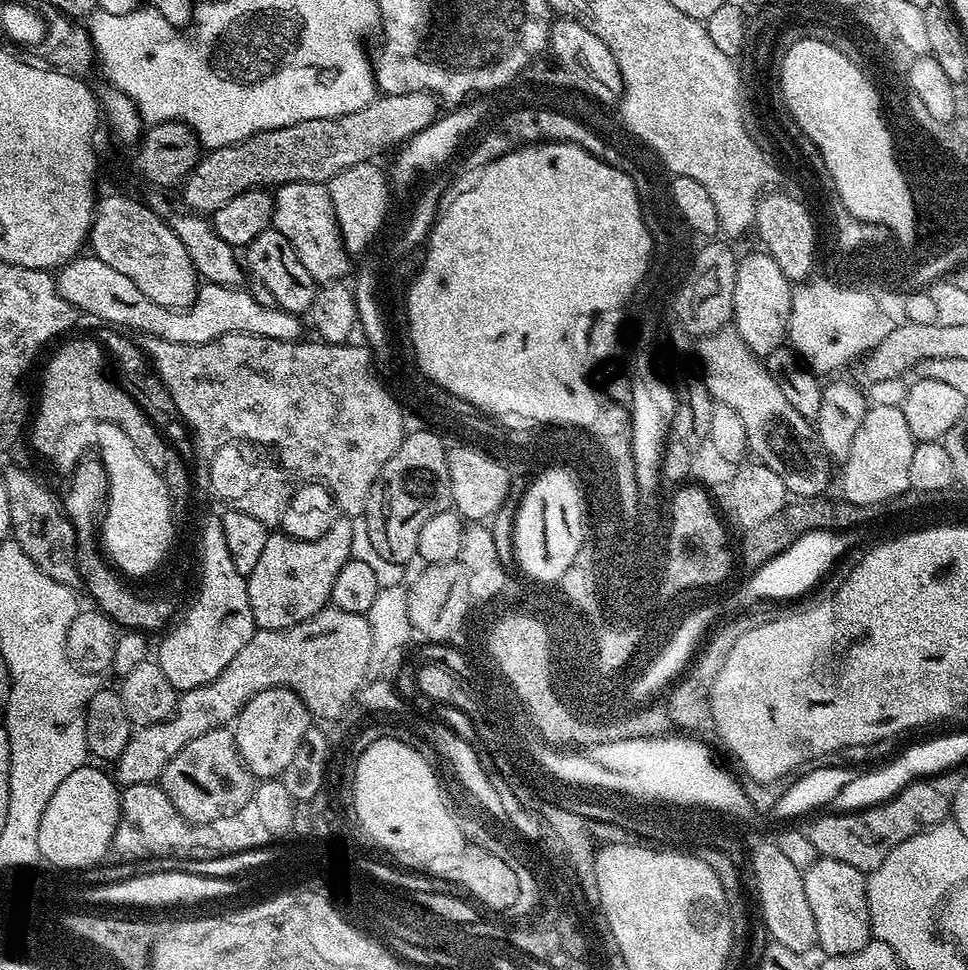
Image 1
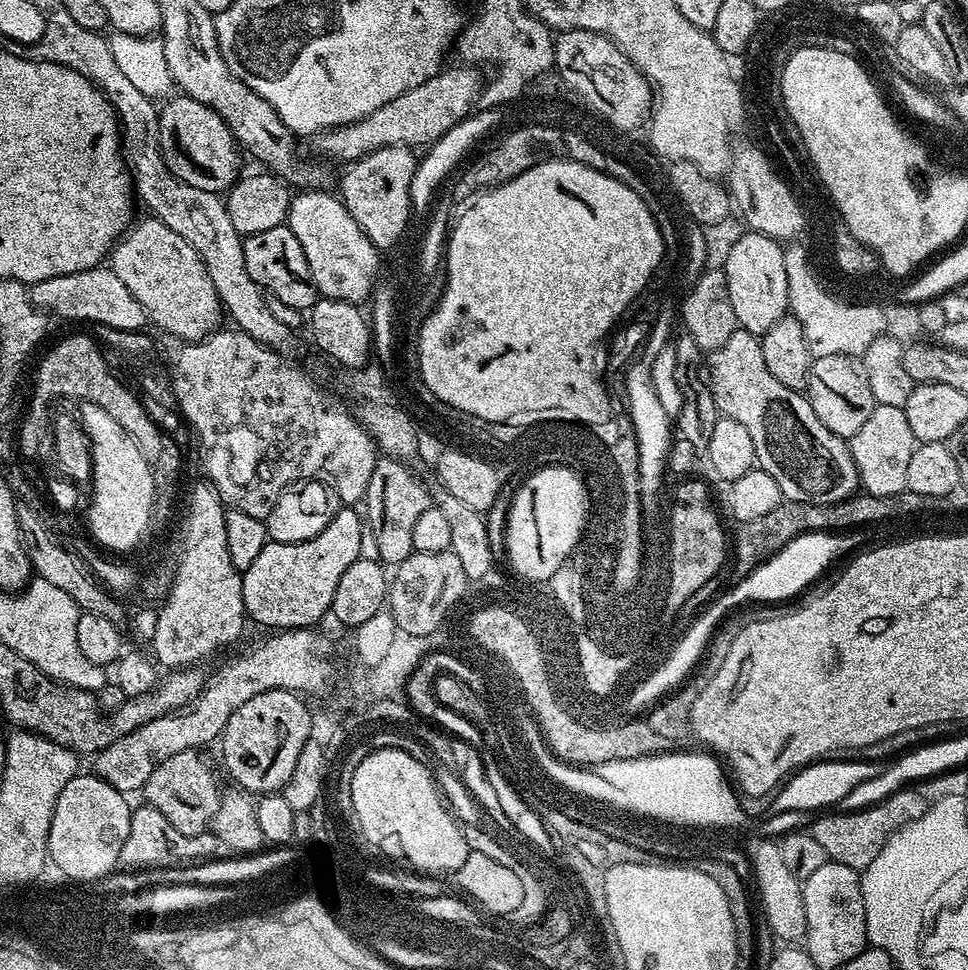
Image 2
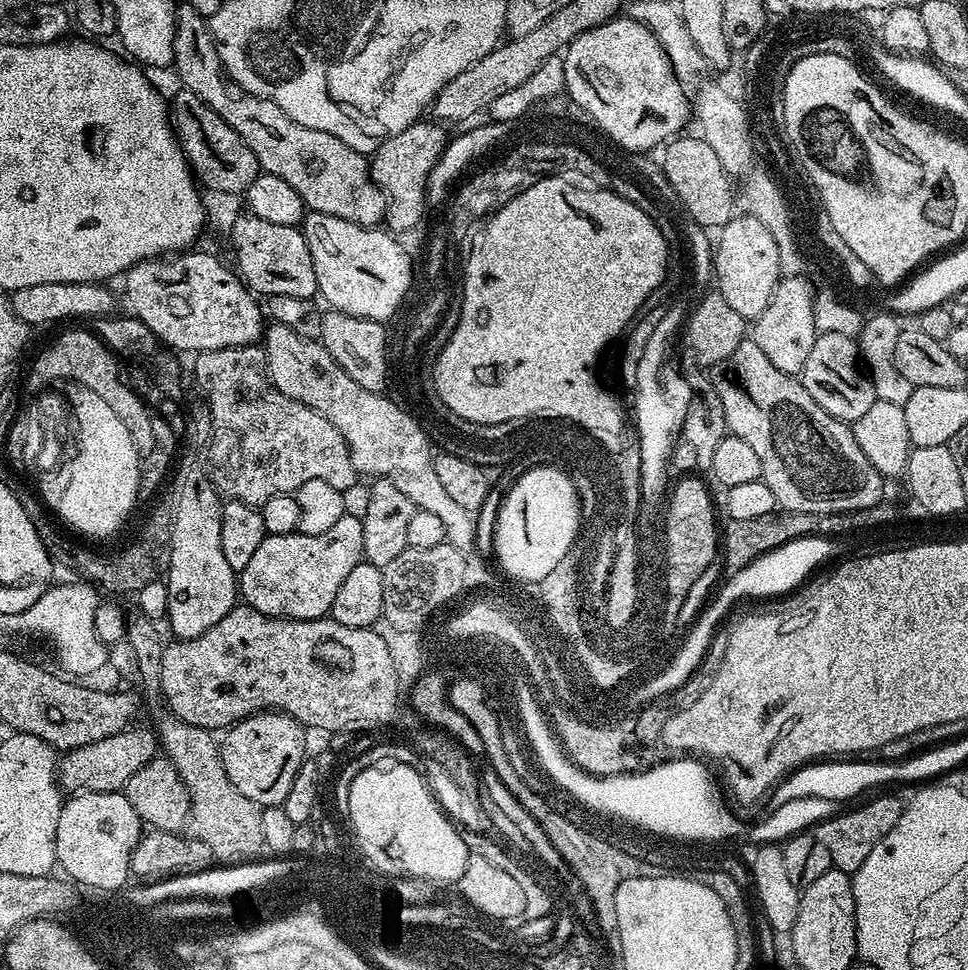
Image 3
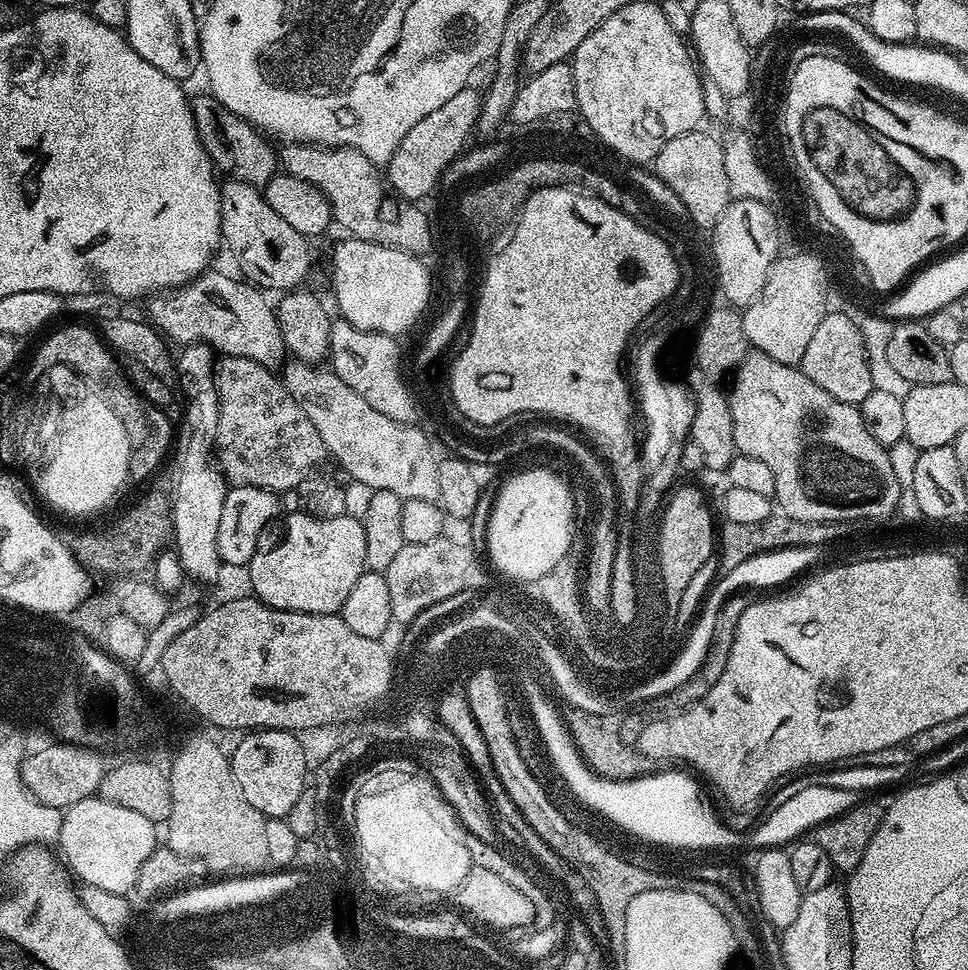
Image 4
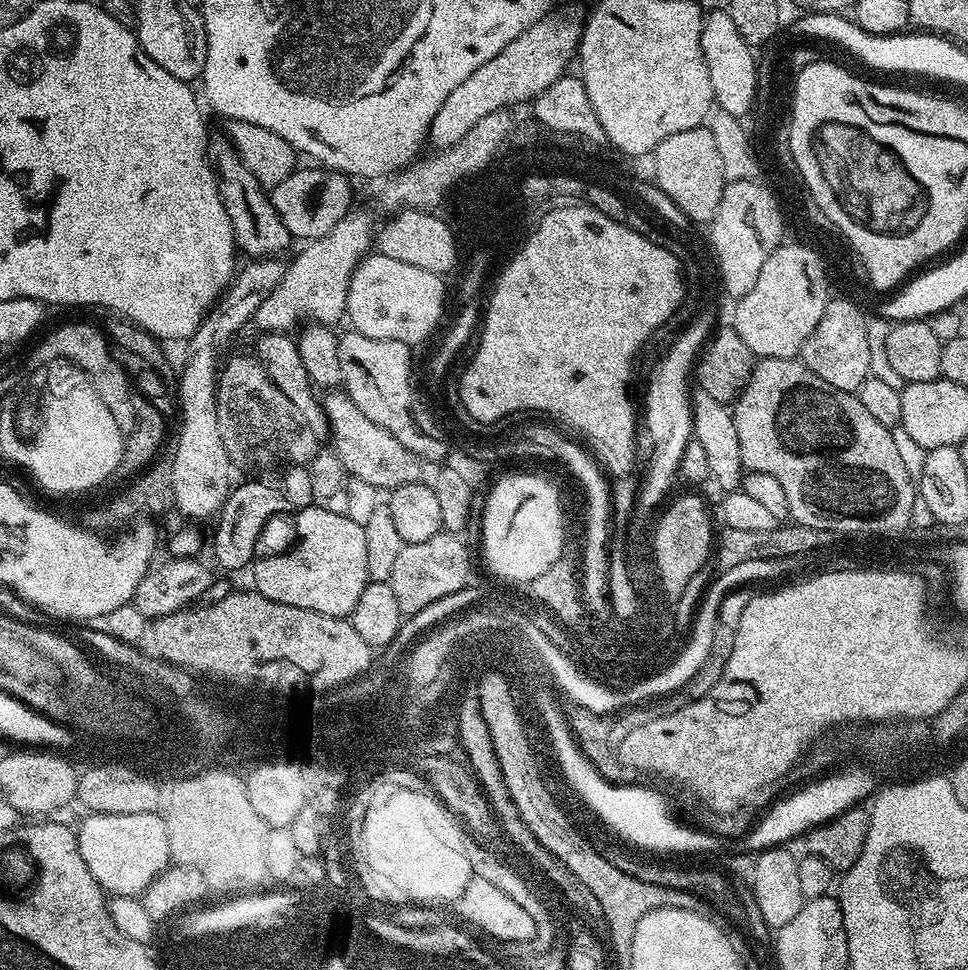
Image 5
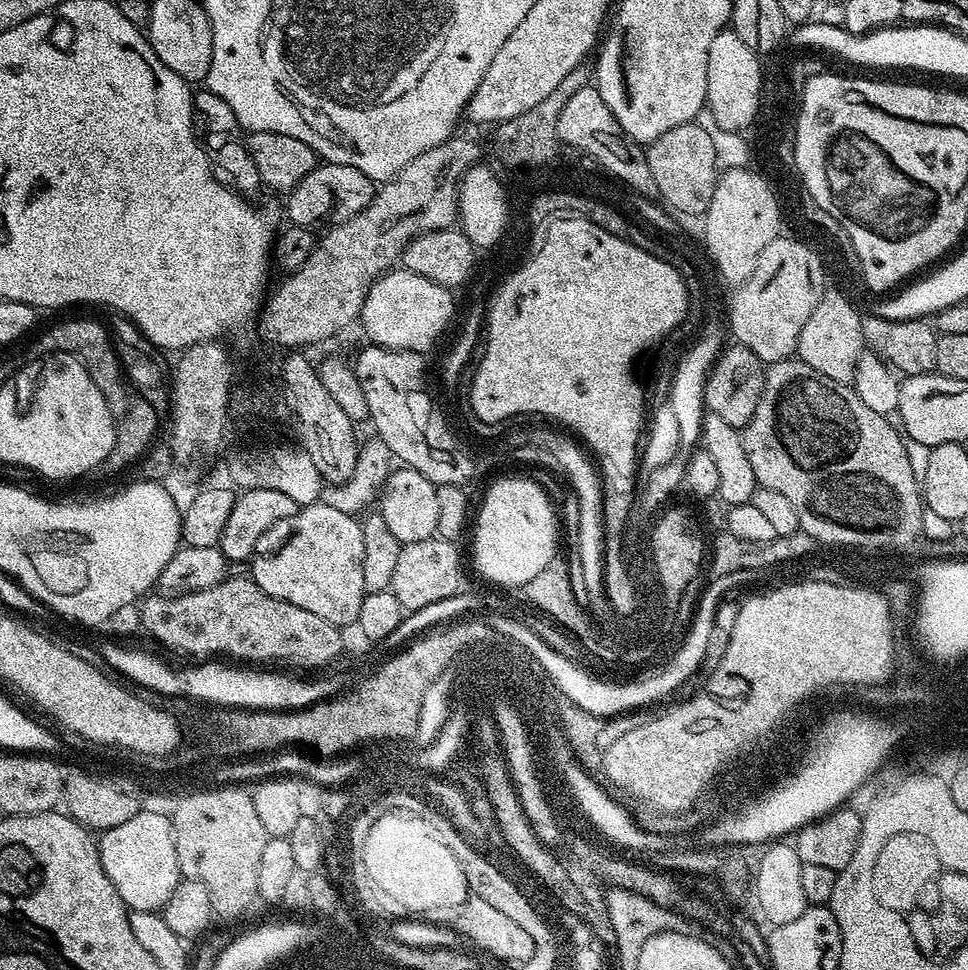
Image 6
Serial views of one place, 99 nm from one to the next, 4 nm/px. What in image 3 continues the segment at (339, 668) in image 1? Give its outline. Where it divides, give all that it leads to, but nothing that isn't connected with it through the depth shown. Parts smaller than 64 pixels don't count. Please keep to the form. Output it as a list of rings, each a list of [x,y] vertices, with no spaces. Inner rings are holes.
[[[151,727],[125,730],[102,742],[90,742],[81,748],[63,753],[58,760],[58,783],[65,793],[121,791],[146,766],[157,759],[158,737]]]

